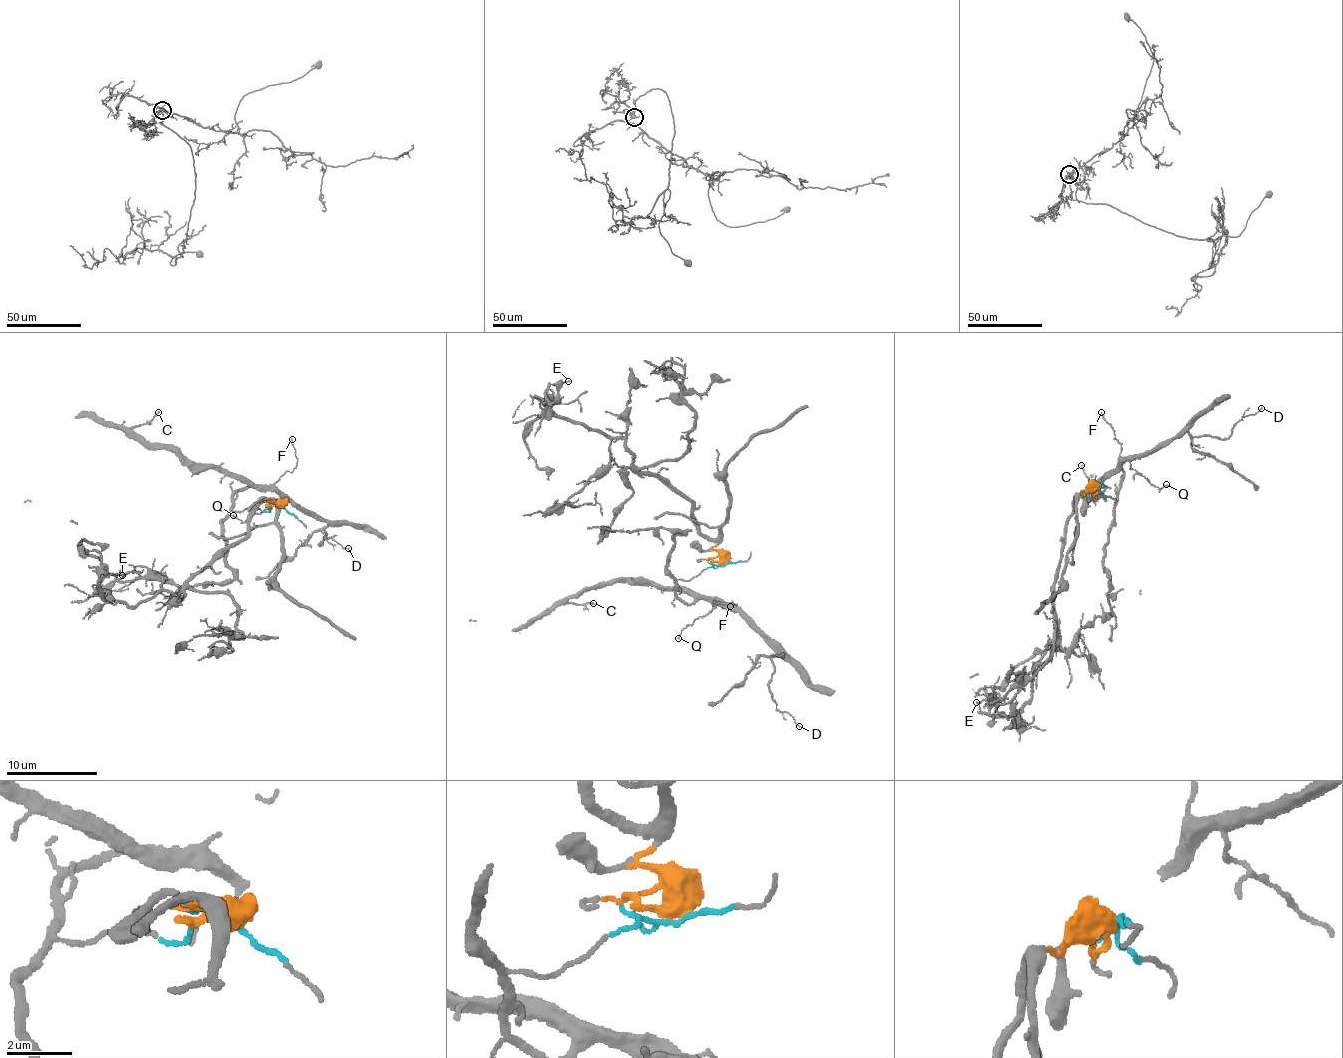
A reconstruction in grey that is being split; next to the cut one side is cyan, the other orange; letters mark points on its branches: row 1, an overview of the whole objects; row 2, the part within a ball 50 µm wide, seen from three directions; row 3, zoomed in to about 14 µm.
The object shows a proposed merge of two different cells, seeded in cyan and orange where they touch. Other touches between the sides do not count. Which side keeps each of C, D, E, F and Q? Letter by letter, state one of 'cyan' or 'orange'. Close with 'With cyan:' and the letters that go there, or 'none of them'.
C: cyan
D: cyan
E: orange
F: cyan
Q: cyan
With cyan: C, D, F, Q

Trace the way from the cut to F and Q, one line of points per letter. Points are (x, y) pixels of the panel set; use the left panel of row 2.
F: (278, 504), (266, 511), (236, 510), (233, 494), (270, 486), (293, 469), (298, 458), (291, 439)
Q: (278, 504), (261, 511), (233, 508), (233, 494), (247, 487), (274, 486), (280, 496), (244, 522), (232, 514)

